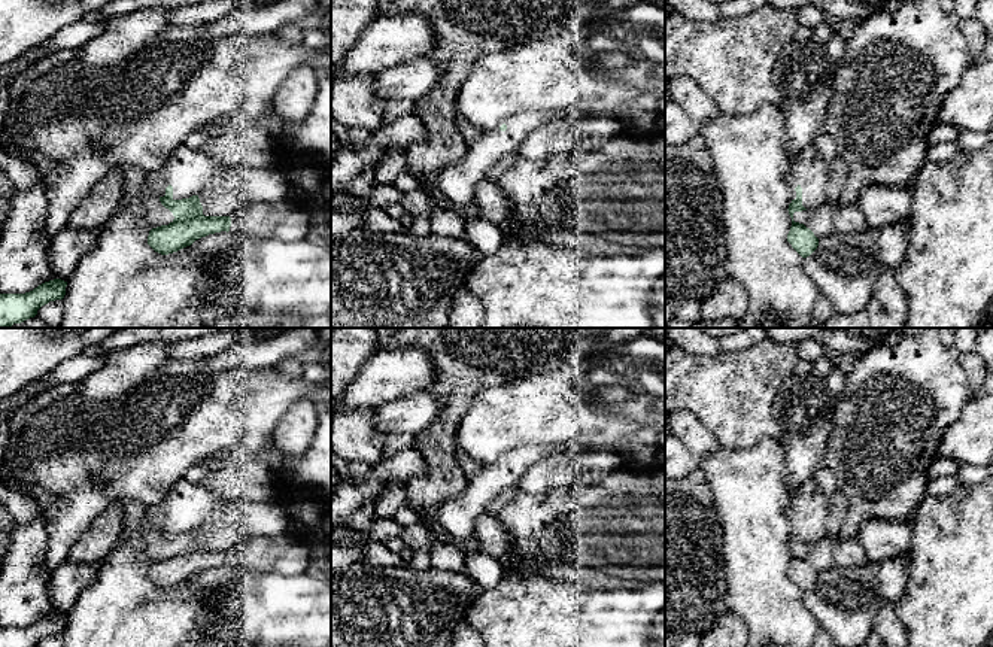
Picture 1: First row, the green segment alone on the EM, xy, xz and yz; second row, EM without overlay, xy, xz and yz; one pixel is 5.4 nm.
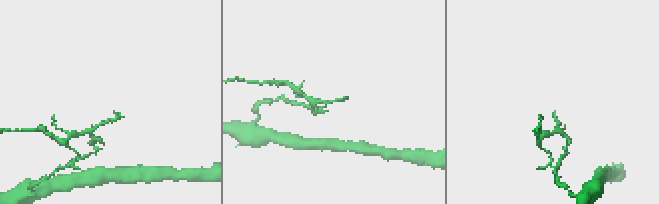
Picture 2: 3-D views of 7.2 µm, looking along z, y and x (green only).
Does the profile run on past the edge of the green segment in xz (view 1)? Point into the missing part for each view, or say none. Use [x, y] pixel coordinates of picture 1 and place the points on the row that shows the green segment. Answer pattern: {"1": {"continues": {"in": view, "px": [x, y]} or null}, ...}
{"1": {"continues": null}}

